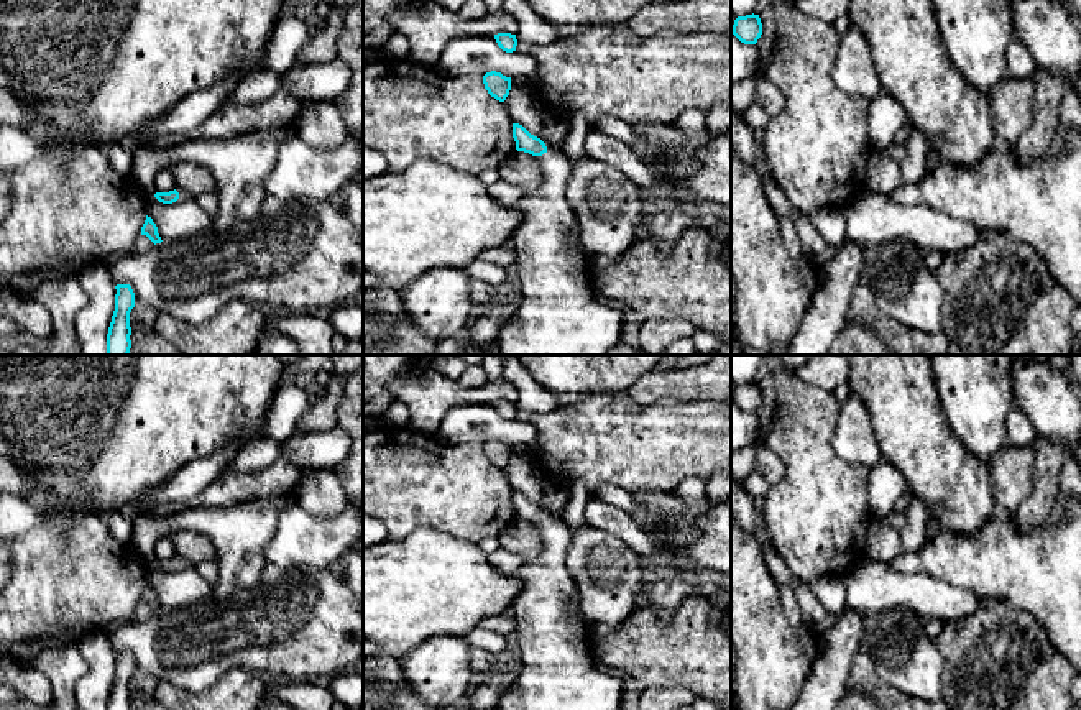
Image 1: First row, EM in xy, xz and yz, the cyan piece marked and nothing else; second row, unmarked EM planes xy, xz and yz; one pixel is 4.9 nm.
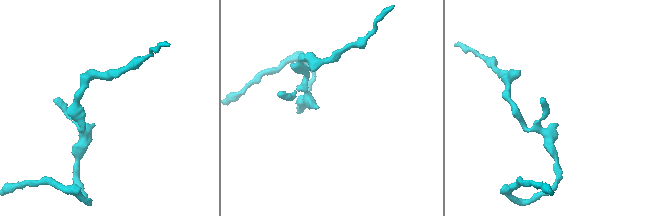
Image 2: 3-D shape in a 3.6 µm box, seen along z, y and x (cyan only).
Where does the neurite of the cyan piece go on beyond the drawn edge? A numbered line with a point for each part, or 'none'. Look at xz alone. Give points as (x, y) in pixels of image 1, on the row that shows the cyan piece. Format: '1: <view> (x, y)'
1: xz (557, 313)

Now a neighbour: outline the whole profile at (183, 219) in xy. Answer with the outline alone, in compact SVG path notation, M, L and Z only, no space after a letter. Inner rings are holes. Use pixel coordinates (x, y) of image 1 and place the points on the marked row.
M154 196L146 197L146 215L153 219L164 242L179 242L204 232L212 219L200 209L194 197L163 204Z

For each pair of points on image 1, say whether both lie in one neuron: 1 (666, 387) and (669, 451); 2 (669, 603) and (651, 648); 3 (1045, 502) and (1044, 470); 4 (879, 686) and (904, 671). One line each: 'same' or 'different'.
1: different
2: different
3: same
4: different

